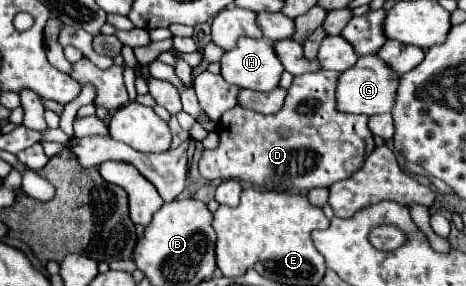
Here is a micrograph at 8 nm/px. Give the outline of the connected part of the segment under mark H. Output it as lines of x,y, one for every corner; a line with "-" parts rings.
242,36
236,44
236,48
228,50
222,60
220,60
220,74
224,76
226,82
236,84
240,88
252,88
252,90
260,90
260,92
270,92
274,88
278,88
280,84
280,76
284,72
282,62
278,60
276,52
274,52
274,44
266,38
250,38
250,36

